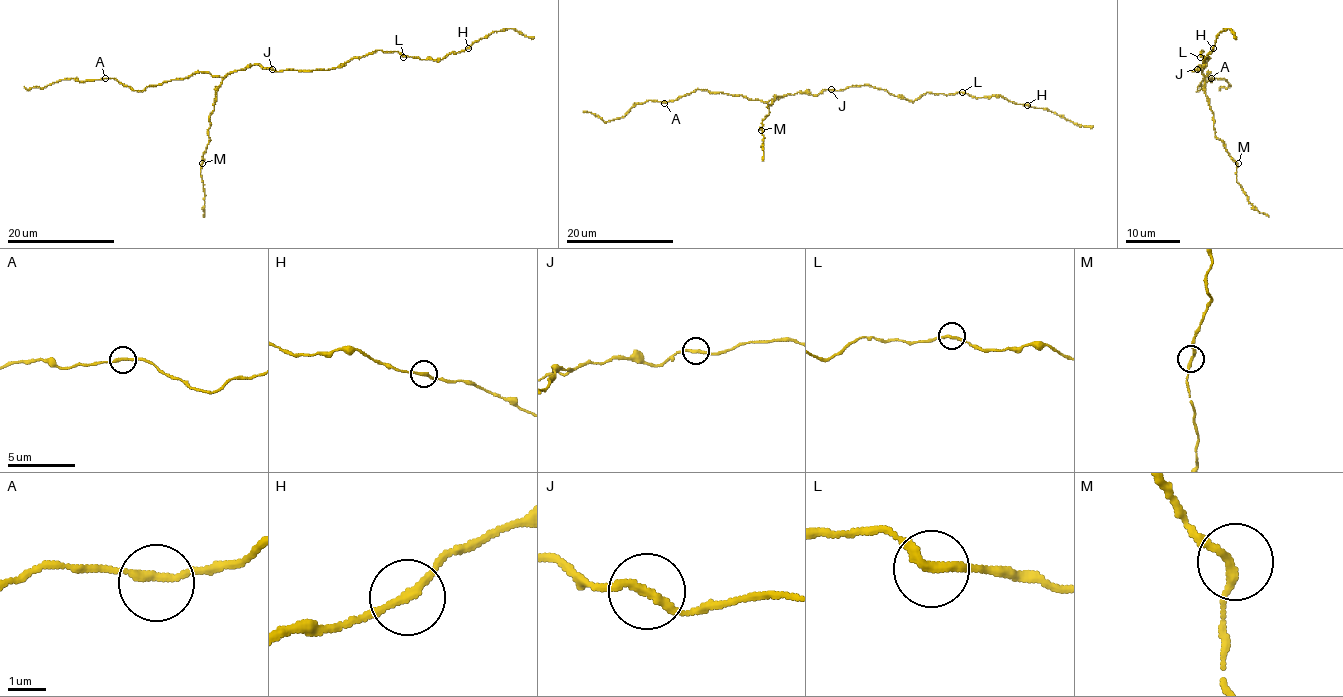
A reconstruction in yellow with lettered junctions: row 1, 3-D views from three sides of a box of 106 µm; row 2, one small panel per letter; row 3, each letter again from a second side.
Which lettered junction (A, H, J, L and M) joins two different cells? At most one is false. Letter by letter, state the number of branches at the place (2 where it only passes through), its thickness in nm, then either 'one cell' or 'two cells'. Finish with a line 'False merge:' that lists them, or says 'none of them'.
A: branches 2; calibre 200 nm; one cell
H: branches 2; calibre 200 nm; two cells
J: branches 2; calibre 200 nm; one cell
L: branches 2; calibre 200 nm; one cell
M: branches 2; calibre 200 nm; one cell
False merge: H

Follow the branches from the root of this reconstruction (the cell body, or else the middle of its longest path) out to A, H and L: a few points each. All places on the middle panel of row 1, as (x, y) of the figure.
A: (837, 91), (823, 89), (817, 95), (797, 92), (761, 101), (740, 95), (695, 89), (664, 103)
H: (837, 91), (871, 85), (913, 101), (927, 92), (945, 95), (961, 92), (976, 97), (1001, 96), (1027, 105)
L: (837, 91), (871, 85), (913, 101), (927, 92), (945, 95), (962, 92)

